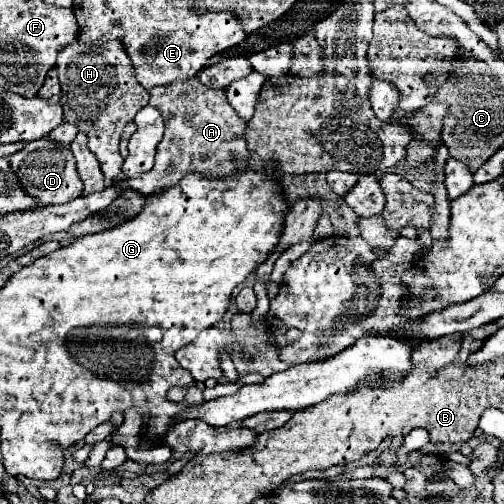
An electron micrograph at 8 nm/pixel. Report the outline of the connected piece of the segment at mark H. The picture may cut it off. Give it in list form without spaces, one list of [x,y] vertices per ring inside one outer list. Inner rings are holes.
[[[122,39],[108,43],[74,41],[58,53],[56,71],[62,85],[60,105],[64,109],[64,121],[76,125],[88,137],[88,149],[98,157],[108,183],[116,177],[124,177],[122,155],[118,151],[120,135],[124,125],[132,121],[134,111],[148,105],[150,93],[136,81],[136,69]]]

